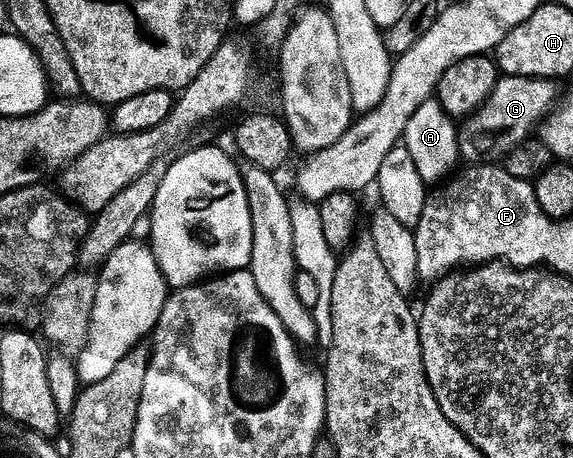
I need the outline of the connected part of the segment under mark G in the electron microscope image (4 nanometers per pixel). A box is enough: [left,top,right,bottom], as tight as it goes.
[459,75,557,165]

